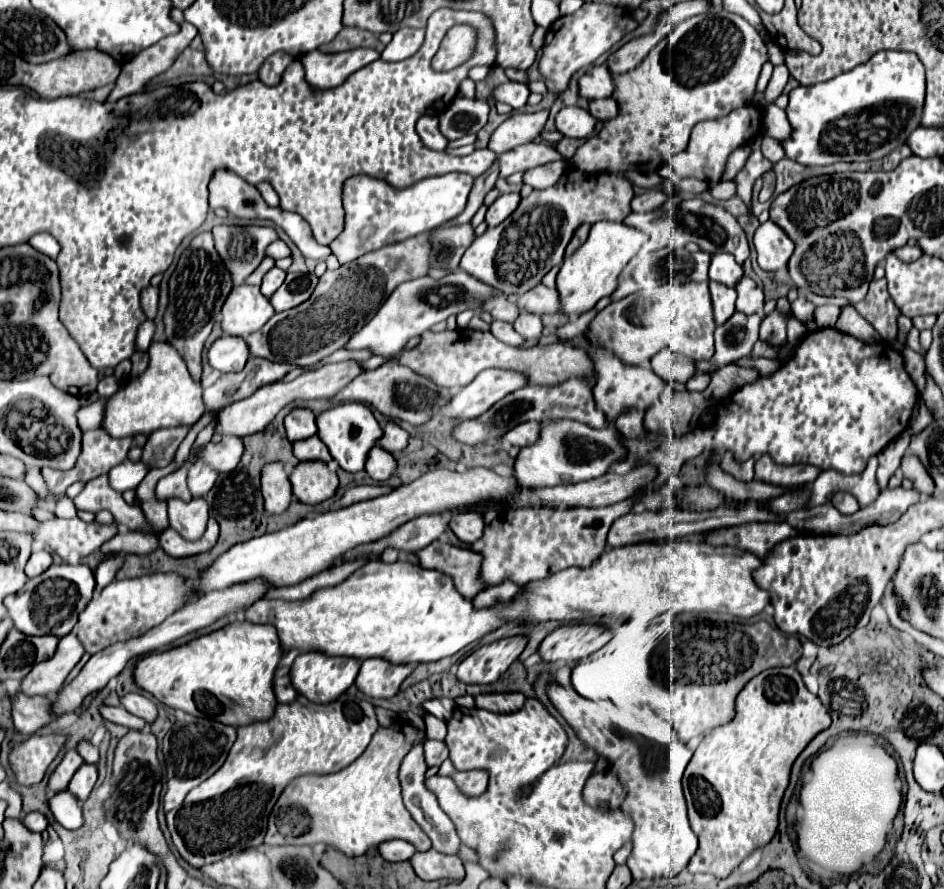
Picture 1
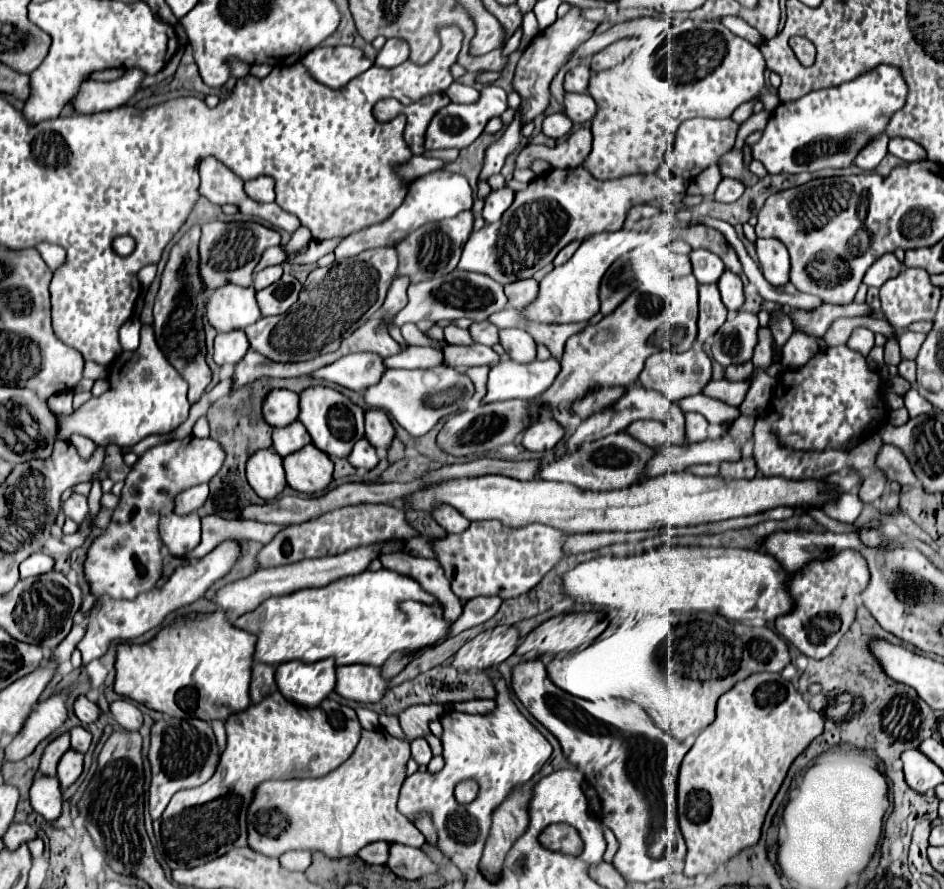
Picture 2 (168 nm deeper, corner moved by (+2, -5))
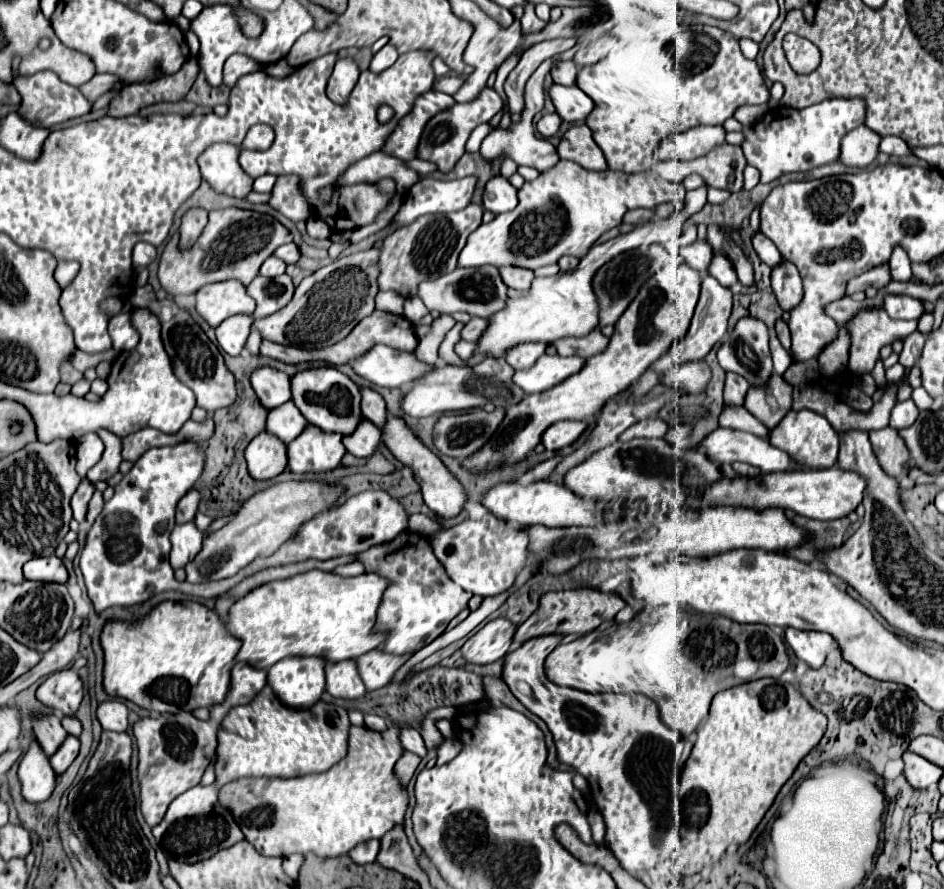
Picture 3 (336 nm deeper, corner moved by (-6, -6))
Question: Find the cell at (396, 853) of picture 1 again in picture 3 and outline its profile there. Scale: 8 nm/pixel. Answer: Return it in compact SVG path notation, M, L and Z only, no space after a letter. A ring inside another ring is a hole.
M368 840L368 842L362 842L358 846L354 846L348 856L356 862L356 864L370 864L376 860L376 854L378 854L378 848L380 848L380 842L378 840Z

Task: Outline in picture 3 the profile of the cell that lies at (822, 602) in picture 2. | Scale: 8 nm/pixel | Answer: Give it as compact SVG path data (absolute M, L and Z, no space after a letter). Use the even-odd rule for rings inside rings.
M786 628L786 642L794 650L796 658L806 662L808 668L820 668L826 660L828 650L834 646L830 634L824 632L804 632Z

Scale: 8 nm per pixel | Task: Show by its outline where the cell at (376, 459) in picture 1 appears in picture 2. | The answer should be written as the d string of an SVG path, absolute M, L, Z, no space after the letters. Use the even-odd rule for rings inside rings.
M360 439L356 445L354 445L354 451L350 453L350 459L348 459L356 469L374 469L378 463L380 463L380 457L376 453L374 447L370 447L370 443L366 443L366 439Z

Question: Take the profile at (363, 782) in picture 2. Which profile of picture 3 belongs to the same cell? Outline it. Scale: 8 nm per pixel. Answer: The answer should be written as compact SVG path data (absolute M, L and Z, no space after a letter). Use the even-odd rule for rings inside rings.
M392 724L386 732L374 732L364 726L350 728L348 754L330 770L320 774L308 774L300 778L240 778L224 784L218 790L218 802L230 810L234 822L244 832L244 838L264 856L290 856L312 852L320 858L332 858L348 854L360 842L382 838L394 824L404 822L408 808L406 790L394 776L394 764L402 756L404 748L398 740L398 728L406 724Z

